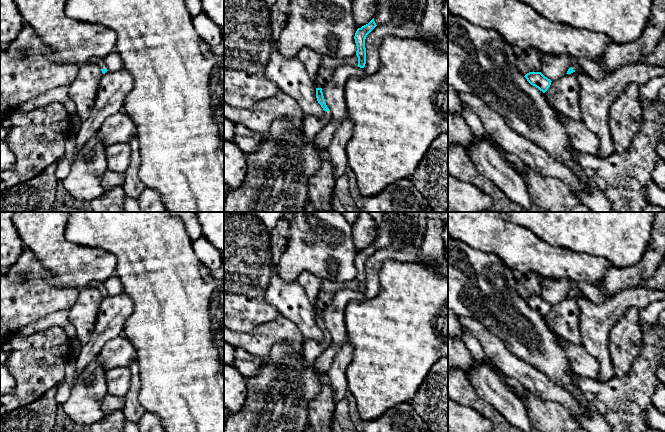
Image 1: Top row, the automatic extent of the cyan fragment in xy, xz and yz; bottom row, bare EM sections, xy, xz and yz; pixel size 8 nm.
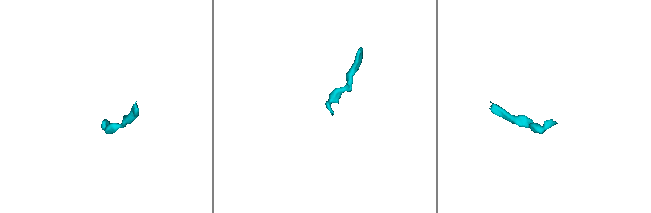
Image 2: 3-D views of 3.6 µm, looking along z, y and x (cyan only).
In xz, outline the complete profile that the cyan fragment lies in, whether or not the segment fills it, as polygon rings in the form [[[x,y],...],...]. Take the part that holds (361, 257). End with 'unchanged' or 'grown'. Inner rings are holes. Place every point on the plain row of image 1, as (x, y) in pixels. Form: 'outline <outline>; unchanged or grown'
outline [[[374,242],[366,249],[358,252],[354,263],[357,270],[356,279],[358,281],[358,291],[364,292],[366,288],[366,272],[365,272],[365,263],[367,259],[376,251]]]; unchanged

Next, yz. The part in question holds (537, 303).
outline [[[529,296],[524,300],[527,305],[545,317],[551,309],[551,304],[545,301],[541,296]]]; unchanged

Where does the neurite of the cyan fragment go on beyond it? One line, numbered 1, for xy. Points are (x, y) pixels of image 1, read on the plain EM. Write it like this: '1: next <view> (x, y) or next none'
1: next xy (100, 286)

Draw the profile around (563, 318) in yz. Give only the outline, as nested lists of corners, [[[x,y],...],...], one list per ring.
[[[575,295],[571,298],[565,298],[559,303],[551,306],[550,311],[544,317],[549,328],[558,336],[577,346],[581,346],[581,333],[579,328],[579,306],[578,298],[581,295]]]

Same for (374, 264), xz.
[[[408,246],[401,250],[383,248],[376,250],[365,263],[366,288],[365,300],[375,298],[380,290],[379,273],[386,261],[419,261],[419,249],[415,246]]]

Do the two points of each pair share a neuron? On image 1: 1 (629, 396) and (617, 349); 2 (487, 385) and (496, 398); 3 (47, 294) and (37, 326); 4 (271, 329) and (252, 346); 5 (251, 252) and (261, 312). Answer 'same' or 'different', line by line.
1: different
2: same
3: different
4: same
5: same

